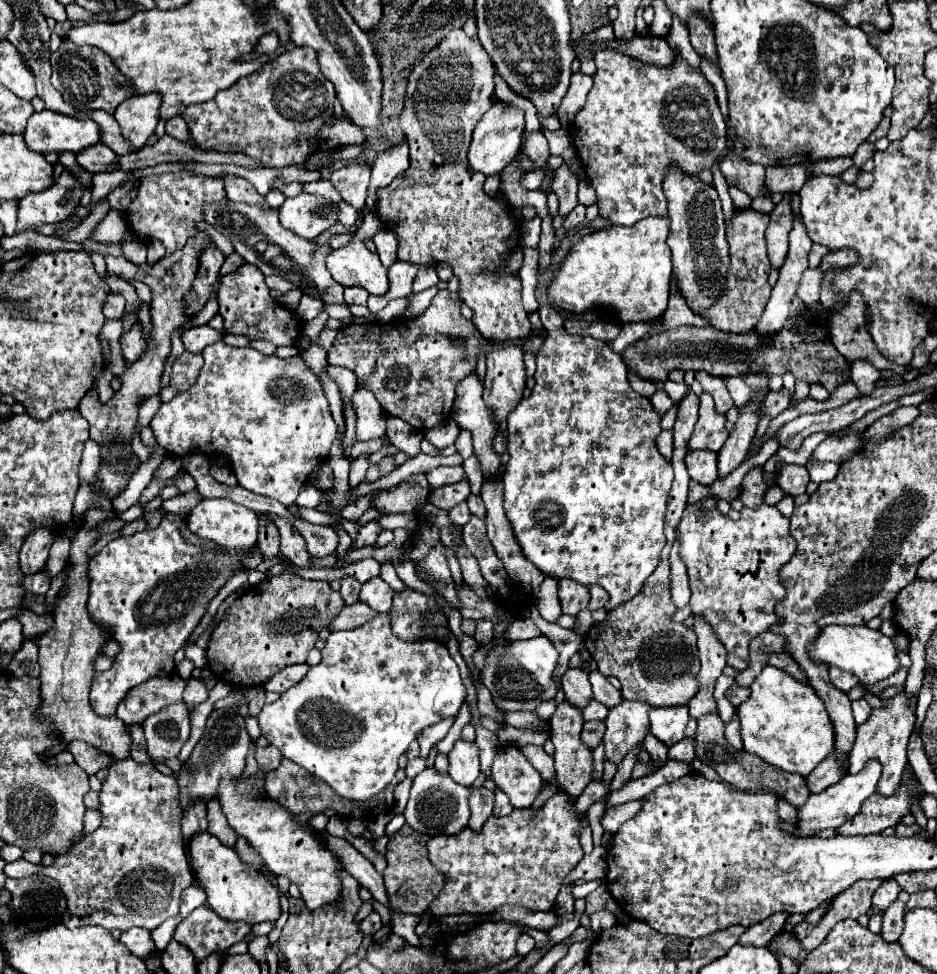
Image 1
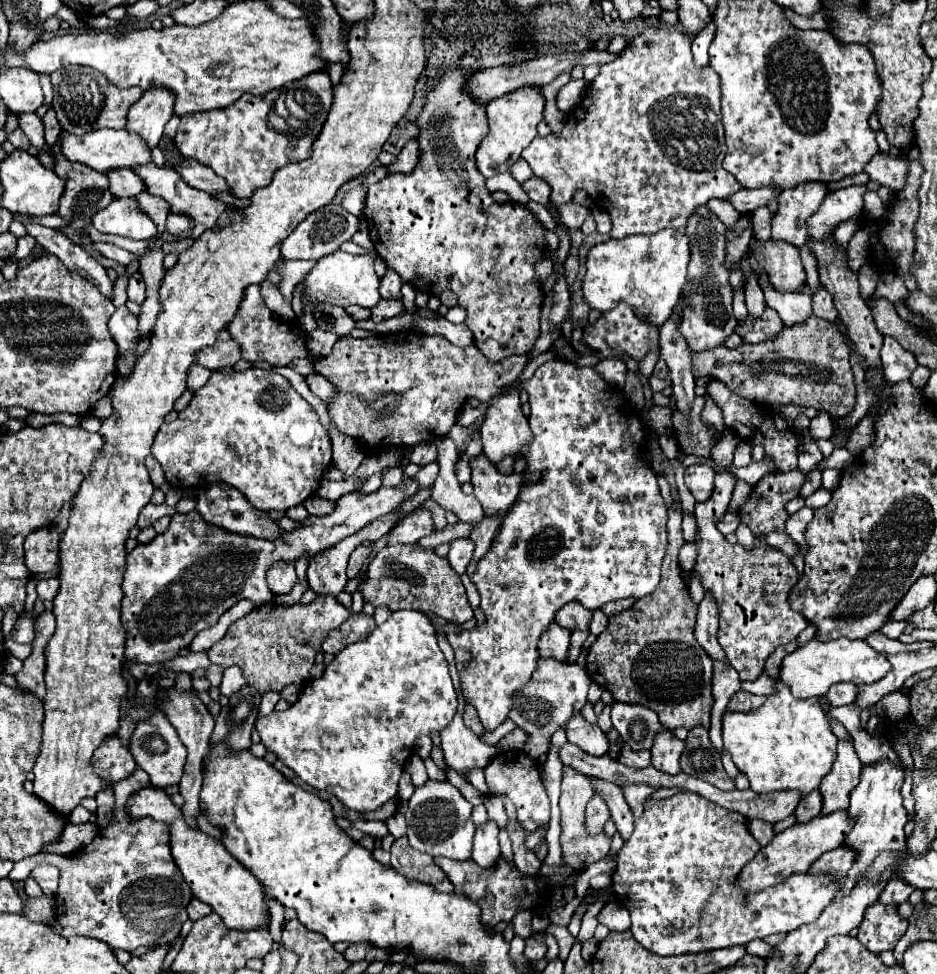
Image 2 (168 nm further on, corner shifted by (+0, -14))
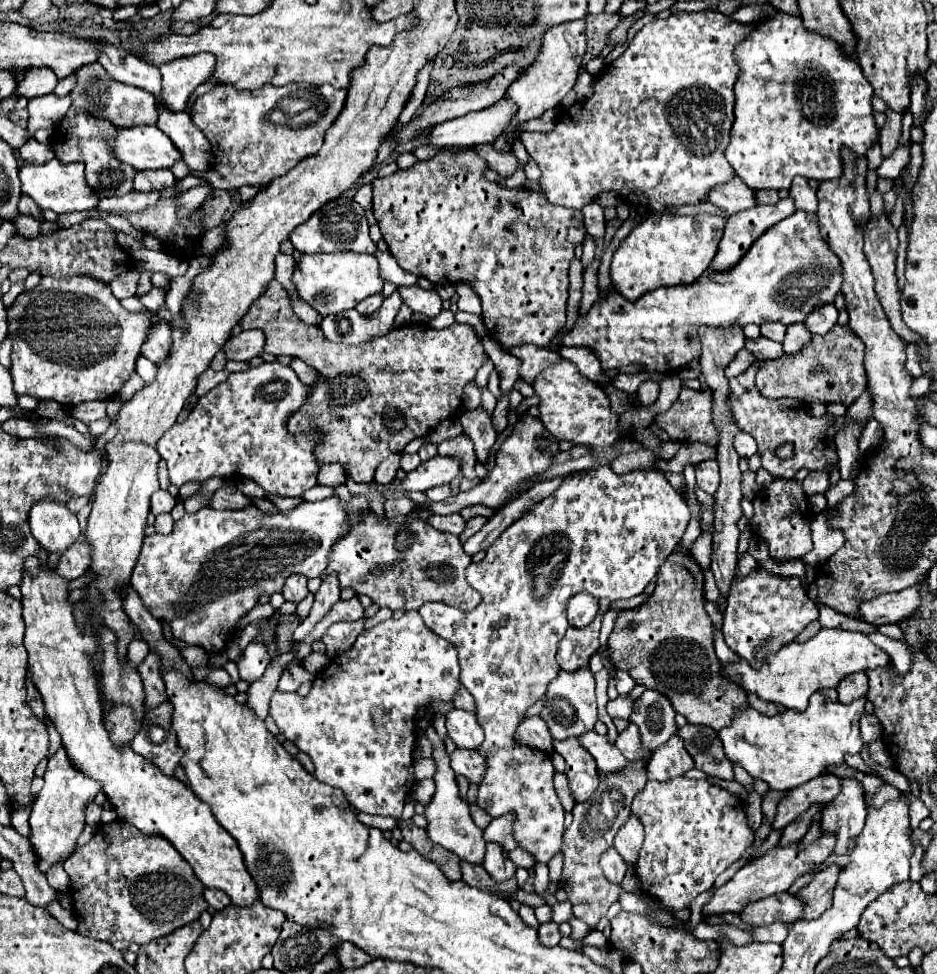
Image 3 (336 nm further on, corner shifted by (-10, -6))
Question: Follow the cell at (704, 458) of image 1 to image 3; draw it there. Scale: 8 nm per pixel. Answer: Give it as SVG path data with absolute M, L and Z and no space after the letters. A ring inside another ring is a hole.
M704 460L704 462L696 464L696 482L698 482L698 488L702 488L706 494L716 494L718 486L720 486L718 462Z

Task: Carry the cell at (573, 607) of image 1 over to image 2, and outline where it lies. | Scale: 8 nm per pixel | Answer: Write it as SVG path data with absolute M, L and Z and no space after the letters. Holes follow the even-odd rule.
M568 602L556 612L556 624L574 632L574 630L588 630L592 620L592 612L584 608L580 602Z

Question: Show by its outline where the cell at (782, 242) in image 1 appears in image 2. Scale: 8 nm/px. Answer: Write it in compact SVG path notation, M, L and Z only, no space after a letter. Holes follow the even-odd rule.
M804 182L778 196L778 212L772 216L772 238L802 246L808 240L806 218L818 210L826 196L826 184Z

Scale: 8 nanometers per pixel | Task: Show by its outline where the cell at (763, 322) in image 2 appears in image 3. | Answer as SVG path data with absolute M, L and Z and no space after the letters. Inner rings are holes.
M790 324L786 328L786 336L784 336L784 342L782 342L784 350L786 352L796 352L808 342L808 338L810 338L810 332L806 330L804 324Z

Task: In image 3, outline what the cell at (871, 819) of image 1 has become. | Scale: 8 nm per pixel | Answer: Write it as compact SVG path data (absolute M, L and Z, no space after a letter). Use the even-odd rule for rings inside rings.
M830 864L822 868L818 874L814 874L812 882L798 892L800 898L808 902L808 910L804 910L806 920L818 918L824 910L828 910L828 906L832 904L832 892L834 892L838 874L840 874L840 866Z

